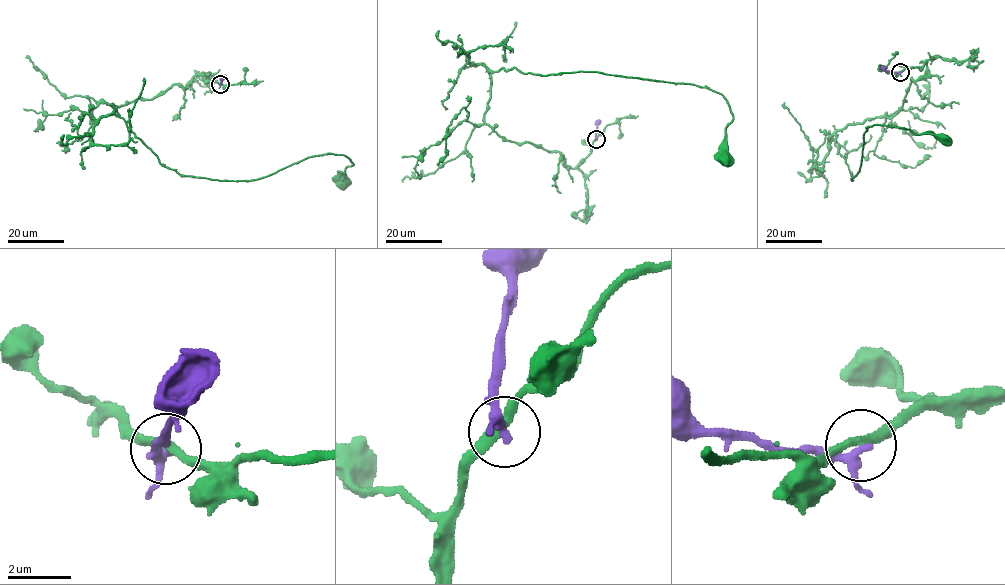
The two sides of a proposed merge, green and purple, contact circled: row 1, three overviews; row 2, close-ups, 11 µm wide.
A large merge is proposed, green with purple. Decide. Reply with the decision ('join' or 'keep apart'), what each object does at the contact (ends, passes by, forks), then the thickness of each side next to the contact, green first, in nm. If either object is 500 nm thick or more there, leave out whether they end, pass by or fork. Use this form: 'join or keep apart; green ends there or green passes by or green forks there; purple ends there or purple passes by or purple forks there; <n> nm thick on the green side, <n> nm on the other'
keep apart; green passes by; purple passes by; 280 nm thick on the green side, 260 nm on the other

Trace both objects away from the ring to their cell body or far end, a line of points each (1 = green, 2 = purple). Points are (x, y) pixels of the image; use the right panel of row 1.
1: (900, 71), (926, 63), (898, 111), (848, 123), (835, 134), (851, 179), (868, 127), (945, 140)
2: (900, 71), (883, 70), (880, 66)

